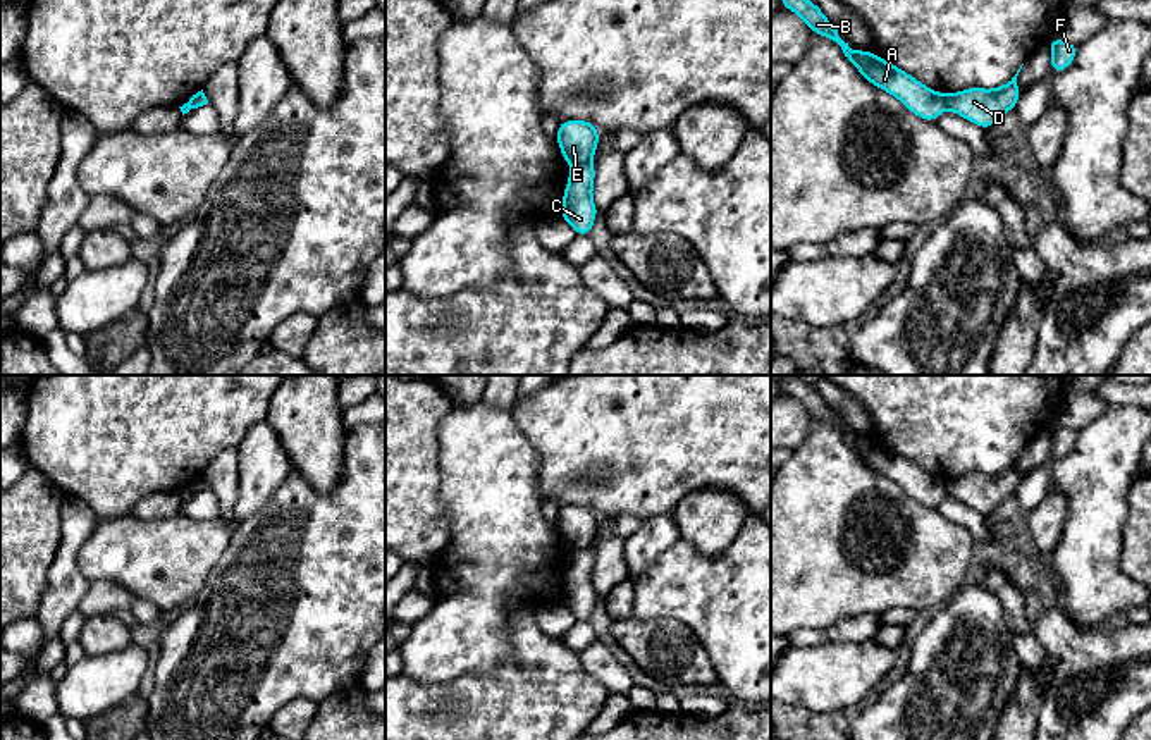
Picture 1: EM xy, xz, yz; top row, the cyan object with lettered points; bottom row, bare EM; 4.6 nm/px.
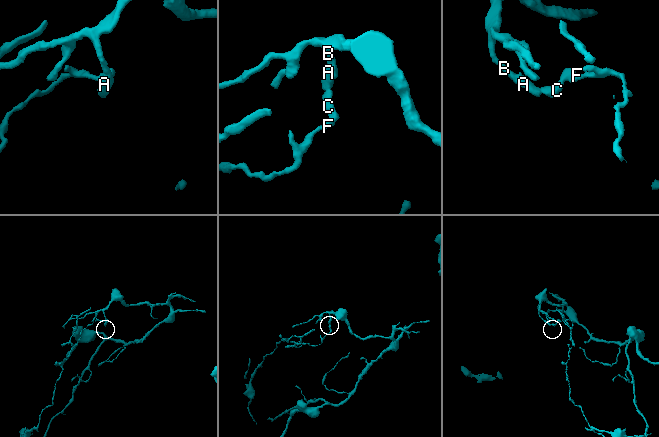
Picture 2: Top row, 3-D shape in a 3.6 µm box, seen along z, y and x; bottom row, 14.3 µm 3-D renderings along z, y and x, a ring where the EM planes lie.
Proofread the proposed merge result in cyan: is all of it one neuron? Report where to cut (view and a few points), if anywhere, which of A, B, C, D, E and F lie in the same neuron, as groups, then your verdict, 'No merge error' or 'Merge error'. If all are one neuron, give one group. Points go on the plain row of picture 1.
Split along xz (589, 548), (573, 553). Groups: A B E / C D F. Merge error

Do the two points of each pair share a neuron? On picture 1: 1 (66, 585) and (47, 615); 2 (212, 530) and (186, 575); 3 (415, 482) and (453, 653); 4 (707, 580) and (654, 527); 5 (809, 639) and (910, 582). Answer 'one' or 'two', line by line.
1: one
2: one
3: two
4: two
5: two

